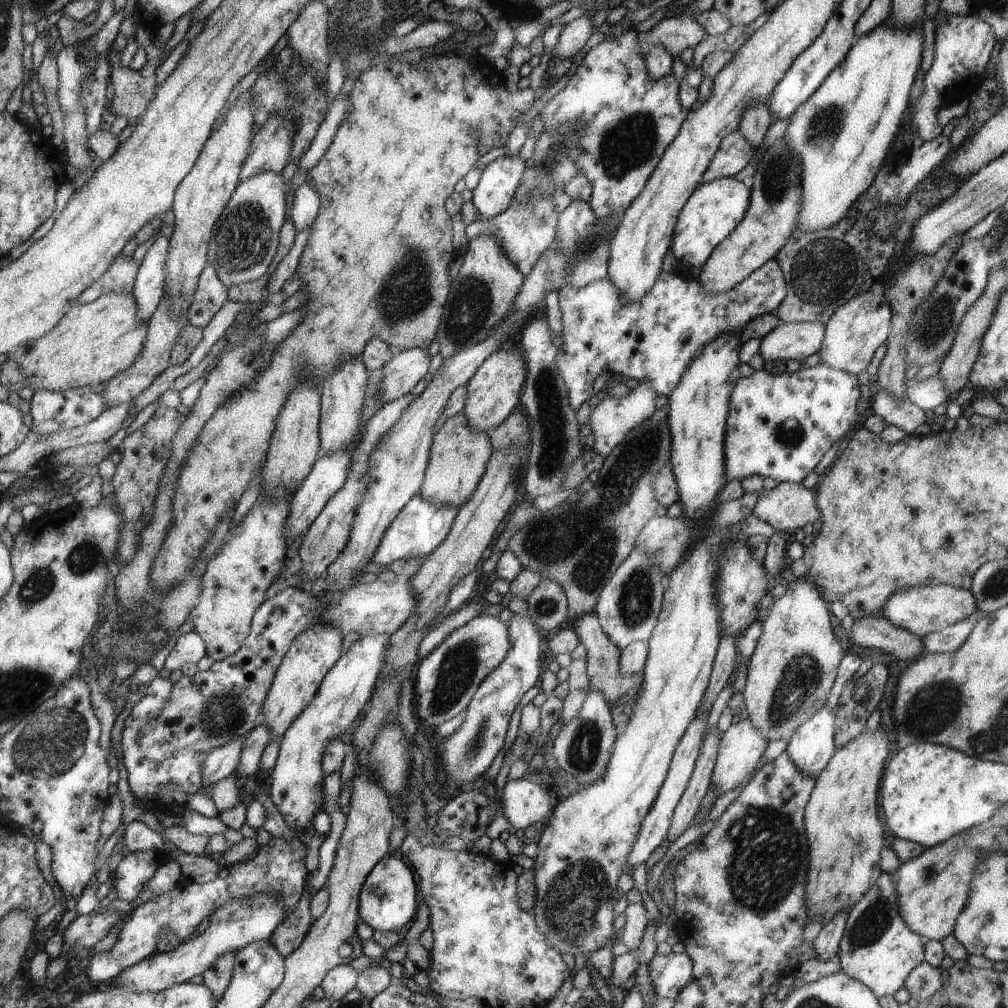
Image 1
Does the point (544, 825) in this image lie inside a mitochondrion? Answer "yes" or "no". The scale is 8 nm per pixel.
no

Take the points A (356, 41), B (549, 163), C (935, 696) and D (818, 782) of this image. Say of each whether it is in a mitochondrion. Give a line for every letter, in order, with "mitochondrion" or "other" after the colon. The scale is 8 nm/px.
A: mitochondrion
B: mitochondrion
C: mitochondrion
D: other

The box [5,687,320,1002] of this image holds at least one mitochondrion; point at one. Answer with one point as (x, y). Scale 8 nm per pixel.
(51, 743)

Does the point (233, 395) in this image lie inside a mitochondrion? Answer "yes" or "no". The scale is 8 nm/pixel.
no

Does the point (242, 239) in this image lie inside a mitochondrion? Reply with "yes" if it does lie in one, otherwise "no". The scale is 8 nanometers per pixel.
yes

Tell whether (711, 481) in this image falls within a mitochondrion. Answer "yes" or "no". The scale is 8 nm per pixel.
no

